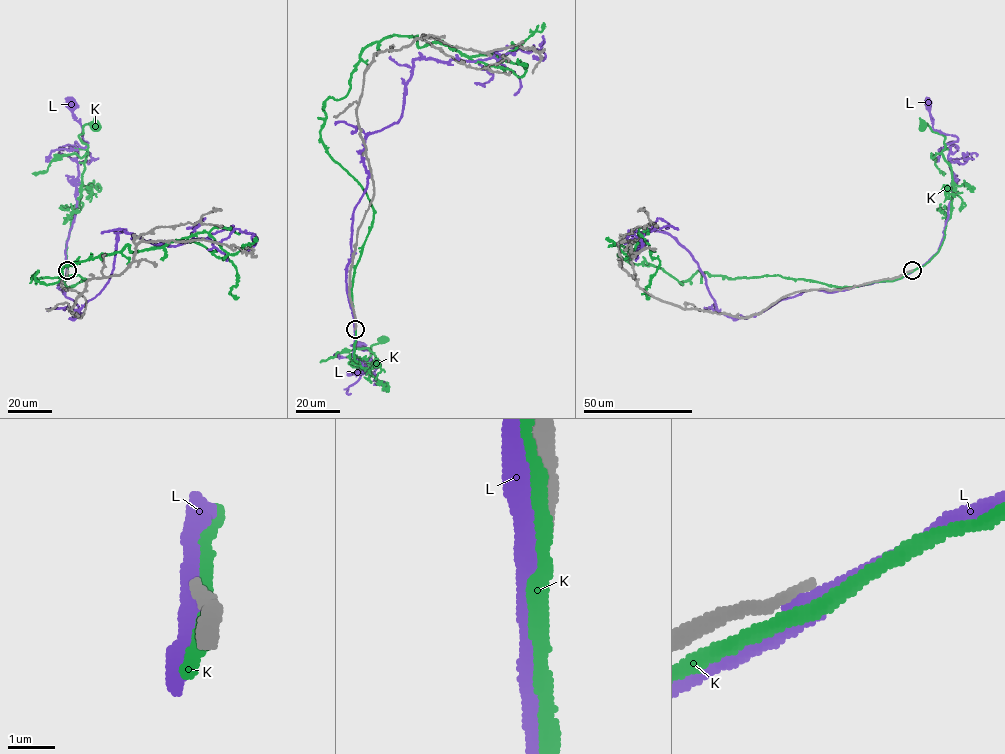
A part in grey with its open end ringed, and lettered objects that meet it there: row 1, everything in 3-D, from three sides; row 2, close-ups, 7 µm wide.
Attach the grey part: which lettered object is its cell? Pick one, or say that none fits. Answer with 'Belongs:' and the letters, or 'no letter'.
Belongs: no letter

